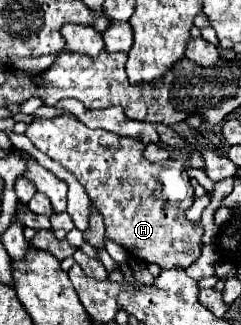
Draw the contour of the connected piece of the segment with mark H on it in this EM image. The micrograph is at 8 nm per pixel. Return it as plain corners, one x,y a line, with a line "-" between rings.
69,113
53,117
53,119
37,119
33,121
25,135
33,141
33,145
47,153
53,161
67,167
79,183
85,187
93,205
105,219
105,235
125,247
129,255
145,263
157,263
161,269
187,269
193,261
199,259
203,249
203,225
191,223
185,217
185,209
193,203
193,187
189,183
189,175
185,171
185,163
177,159
167,159
161,163
151,163
143,157
145,143
137,137
121,137
107,131
91,131
81,125

